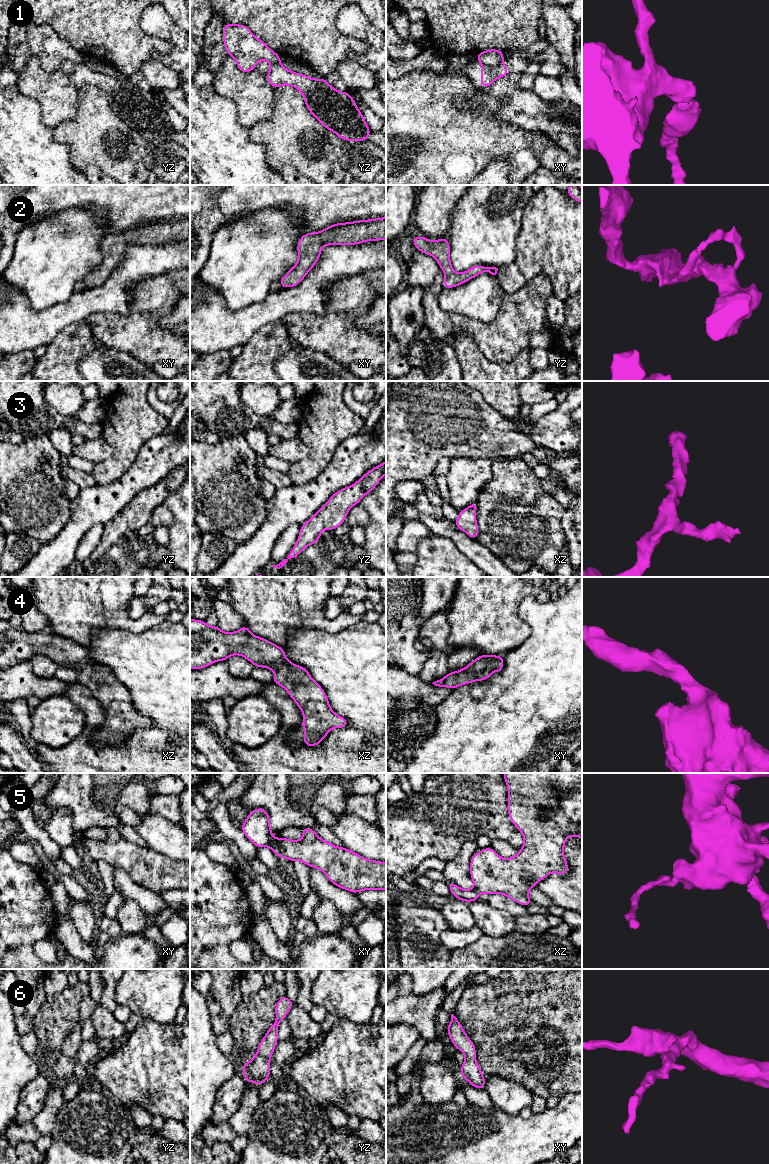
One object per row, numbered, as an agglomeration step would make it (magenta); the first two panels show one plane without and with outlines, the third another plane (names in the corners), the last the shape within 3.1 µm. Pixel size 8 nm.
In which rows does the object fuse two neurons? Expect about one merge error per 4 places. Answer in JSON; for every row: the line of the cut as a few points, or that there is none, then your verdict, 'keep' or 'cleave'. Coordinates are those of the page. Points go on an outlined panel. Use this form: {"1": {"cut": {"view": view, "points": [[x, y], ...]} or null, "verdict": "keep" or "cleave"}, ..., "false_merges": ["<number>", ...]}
{"1": {"cut": {"view": "xy", "points": [[501, 60], [495, 65], [484, 65], [481, 63]]}, "verdict": "cleave"}, "2": {"cut": null, "verdict": "keep"}, "3": {"cut": null, "verdict": "keep"}, "4": {"cut": null, "verdict": "keep"}, "5": {"cut": {"view": "xy", "points": [[279, 837], [283, 851]]}, "verdict": "cleave"}, "6": {"cut": null, "verdict": "keep"}, "false_merges": ["1", "5"]}

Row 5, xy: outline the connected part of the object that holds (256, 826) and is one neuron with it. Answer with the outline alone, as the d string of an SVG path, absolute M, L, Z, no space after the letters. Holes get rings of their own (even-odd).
M259 807L252 810L240 829L257 848L267 846L277 857L284 857L281 839L271 836L273 830L270 827L270 816L266 809Z

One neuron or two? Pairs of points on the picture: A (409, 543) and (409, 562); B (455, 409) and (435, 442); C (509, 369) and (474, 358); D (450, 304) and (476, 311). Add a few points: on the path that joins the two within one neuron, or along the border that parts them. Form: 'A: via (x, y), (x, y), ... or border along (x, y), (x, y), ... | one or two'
A: border along (397, 551), (414, 554) | two
B: via (447, 417), (435, 429), (435, 434) | one
C: via (500, 369), (485, 369), (483, 367) | one
D: via (456, 304), (470, 305) | one

